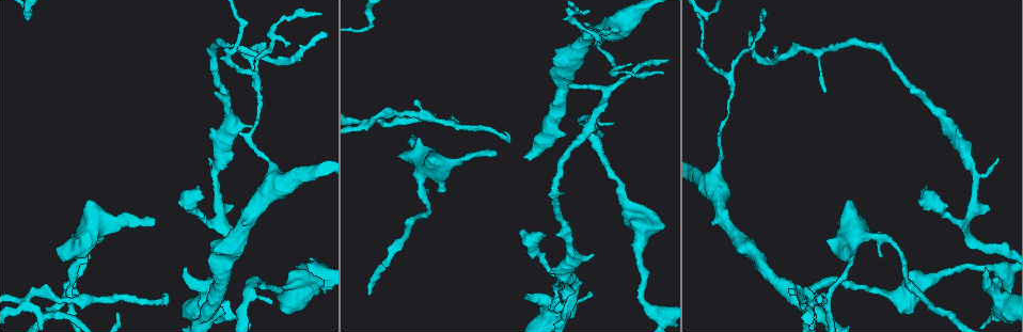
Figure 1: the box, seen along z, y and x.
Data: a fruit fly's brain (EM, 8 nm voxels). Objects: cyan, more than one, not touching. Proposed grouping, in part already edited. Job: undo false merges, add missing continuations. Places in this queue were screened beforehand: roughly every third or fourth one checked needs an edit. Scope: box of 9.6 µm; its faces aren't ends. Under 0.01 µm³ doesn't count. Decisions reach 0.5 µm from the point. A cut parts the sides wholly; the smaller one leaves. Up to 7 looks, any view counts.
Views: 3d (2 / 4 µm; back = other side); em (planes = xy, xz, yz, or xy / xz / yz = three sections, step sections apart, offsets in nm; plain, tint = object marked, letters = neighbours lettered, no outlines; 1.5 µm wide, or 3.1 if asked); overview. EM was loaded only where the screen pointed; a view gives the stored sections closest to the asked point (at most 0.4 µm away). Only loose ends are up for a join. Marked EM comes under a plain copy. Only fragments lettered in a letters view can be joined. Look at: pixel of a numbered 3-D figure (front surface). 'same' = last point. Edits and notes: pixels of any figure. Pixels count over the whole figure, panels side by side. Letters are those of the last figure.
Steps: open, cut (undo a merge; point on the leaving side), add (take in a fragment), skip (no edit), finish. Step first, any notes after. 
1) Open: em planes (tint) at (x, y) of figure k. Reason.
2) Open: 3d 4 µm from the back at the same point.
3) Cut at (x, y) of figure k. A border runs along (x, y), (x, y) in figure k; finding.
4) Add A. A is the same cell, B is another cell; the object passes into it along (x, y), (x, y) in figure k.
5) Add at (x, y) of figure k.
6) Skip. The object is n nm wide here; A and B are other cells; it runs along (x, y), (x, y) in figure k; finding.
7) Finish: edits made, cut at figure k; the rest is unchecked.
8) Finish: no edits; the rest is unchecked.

Open: 3d 4 µm at (216, 181) of figure 1. Thick turns thin.

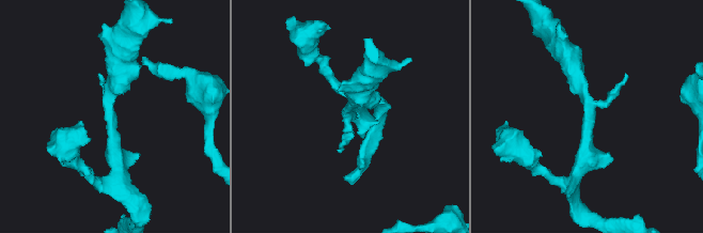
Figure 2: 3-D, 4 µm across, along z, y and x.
Open: em planes (tint) at (585, 110) of figure 2.

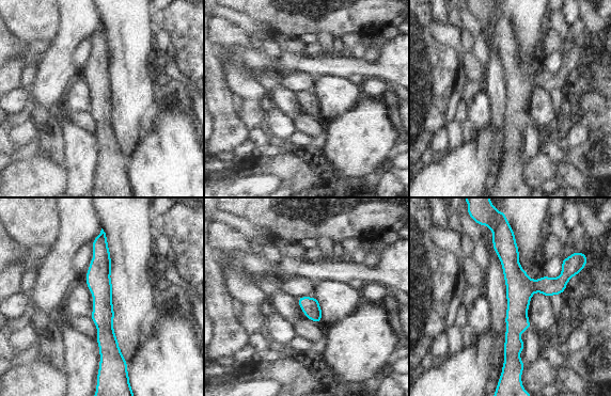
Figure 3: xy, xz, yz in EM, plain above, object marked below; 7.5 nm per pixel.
Open: em planes (letters) at the same point.

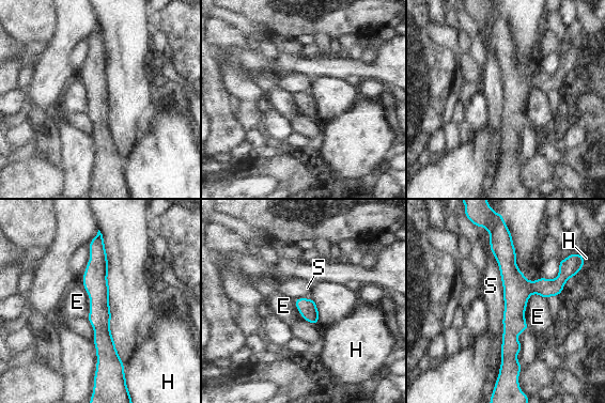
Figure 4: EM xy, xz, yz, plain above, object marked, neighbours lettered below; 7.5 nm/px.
Skip. The object is 140 nm wide here; E, H and S are other cells; a border runs along (487, 230), (505, 305), (498, 375) in figure 4; all the same neuron.

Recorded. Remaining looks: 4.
Open: em xz step 4 (letters) at (28, 295) of figure 1. Thin neck.

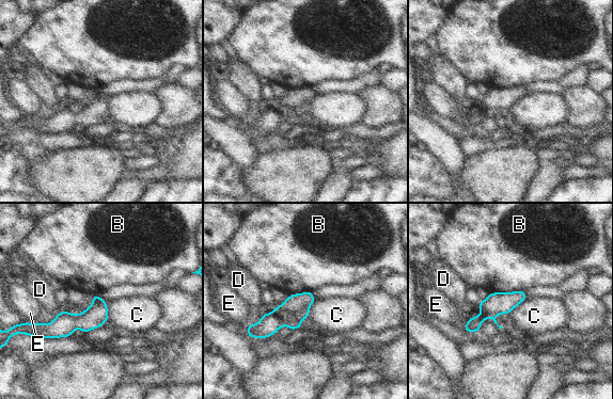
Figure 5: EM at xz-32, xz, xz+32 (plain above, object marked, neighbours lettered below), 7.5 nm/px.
Cut at (295, 302) of figure 5. The longest contact is with B, 260 nm; B, C, D and E are other cells; two neurons meet here.

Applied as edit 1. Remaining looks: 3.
Open: em xz step 8 (tint) at (87, 201) of figure 1. Branch stops here.

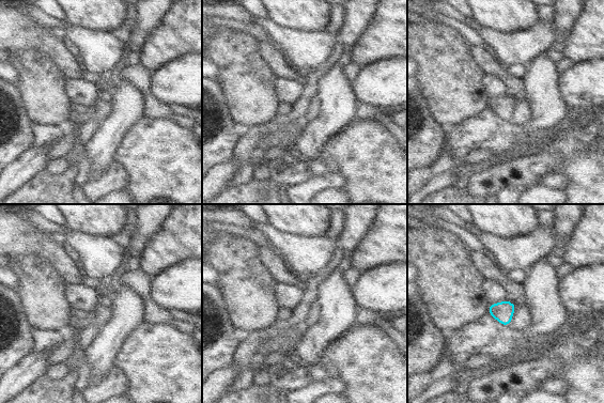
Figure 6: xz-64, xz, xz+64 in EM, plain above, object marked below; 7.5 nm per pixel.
Open: em planes (letters) at the same point. Another direction.

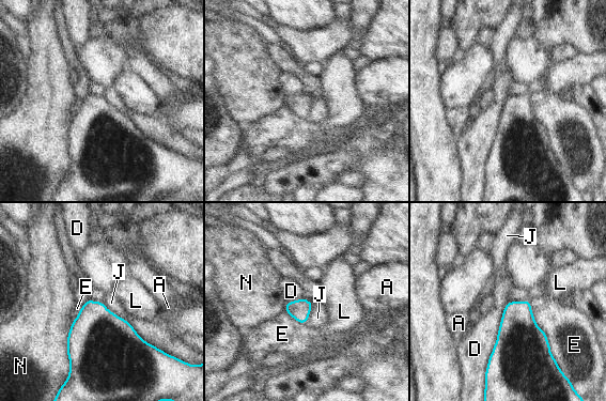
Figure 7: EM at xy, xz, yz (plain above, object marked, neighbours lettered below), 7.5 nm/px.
Skip. The longest contact is with D, 550 nm; A, D, E, J, L and N are other cells; no lettered fragment goes on from it.

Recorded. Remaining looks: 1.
Finish: edits made, cut at figure 5; the rest is unchecked.

